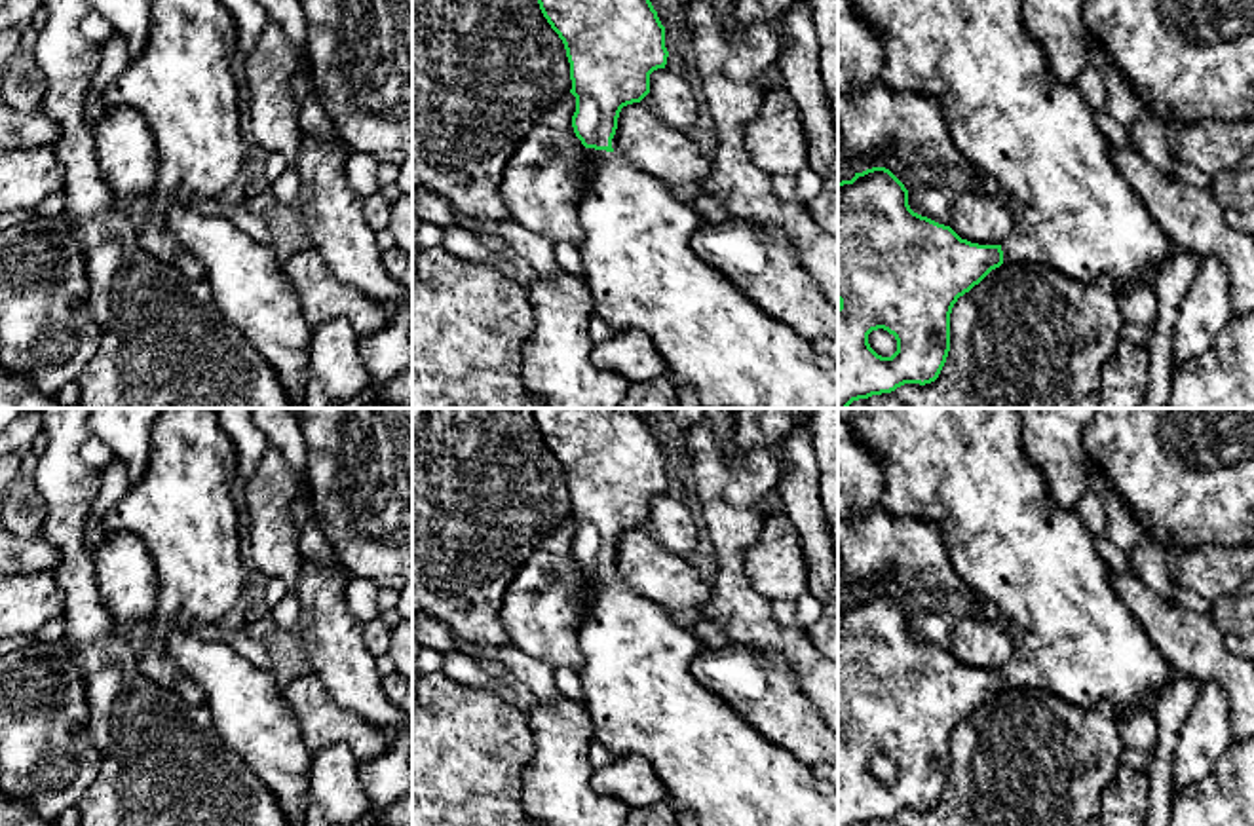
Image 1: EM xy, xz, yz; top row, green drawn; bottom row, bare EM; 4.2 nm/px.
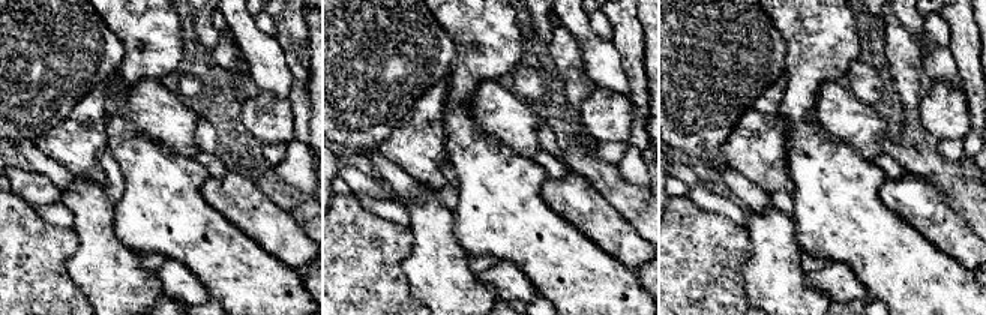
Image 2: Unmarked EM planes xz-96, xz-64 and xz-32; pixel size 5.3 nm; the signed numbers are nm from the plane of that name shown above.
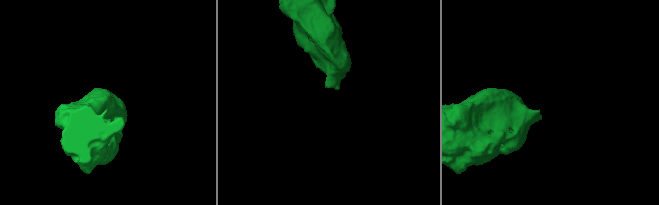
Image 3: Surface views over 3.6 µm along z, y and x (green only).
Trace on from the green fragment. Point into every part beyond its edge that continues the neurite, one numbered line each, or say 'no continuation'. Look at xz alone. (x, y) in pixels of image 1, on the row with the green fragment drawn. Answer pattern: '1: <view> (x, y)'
1: xz (639, 266)

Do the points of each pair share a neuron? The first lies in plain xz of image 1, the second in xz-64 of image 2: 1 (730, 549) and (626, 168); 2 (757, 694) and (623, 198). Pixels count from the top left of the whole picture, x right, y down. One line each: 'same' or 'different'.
1: different
2: different

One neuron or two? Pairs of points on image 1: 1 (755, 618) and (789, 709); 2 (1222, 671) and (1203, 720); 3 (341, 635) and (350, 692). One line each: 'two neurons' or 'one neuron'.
1: two neurons
2: two neurons
3: one neuron

